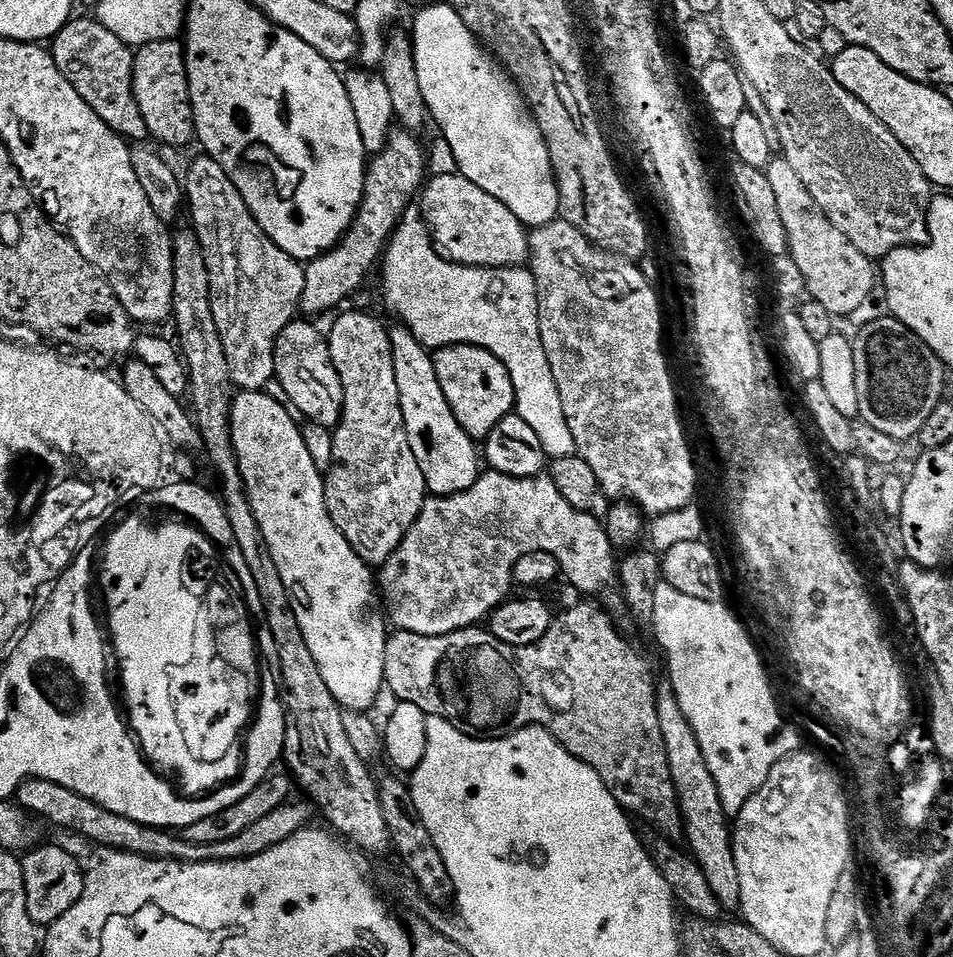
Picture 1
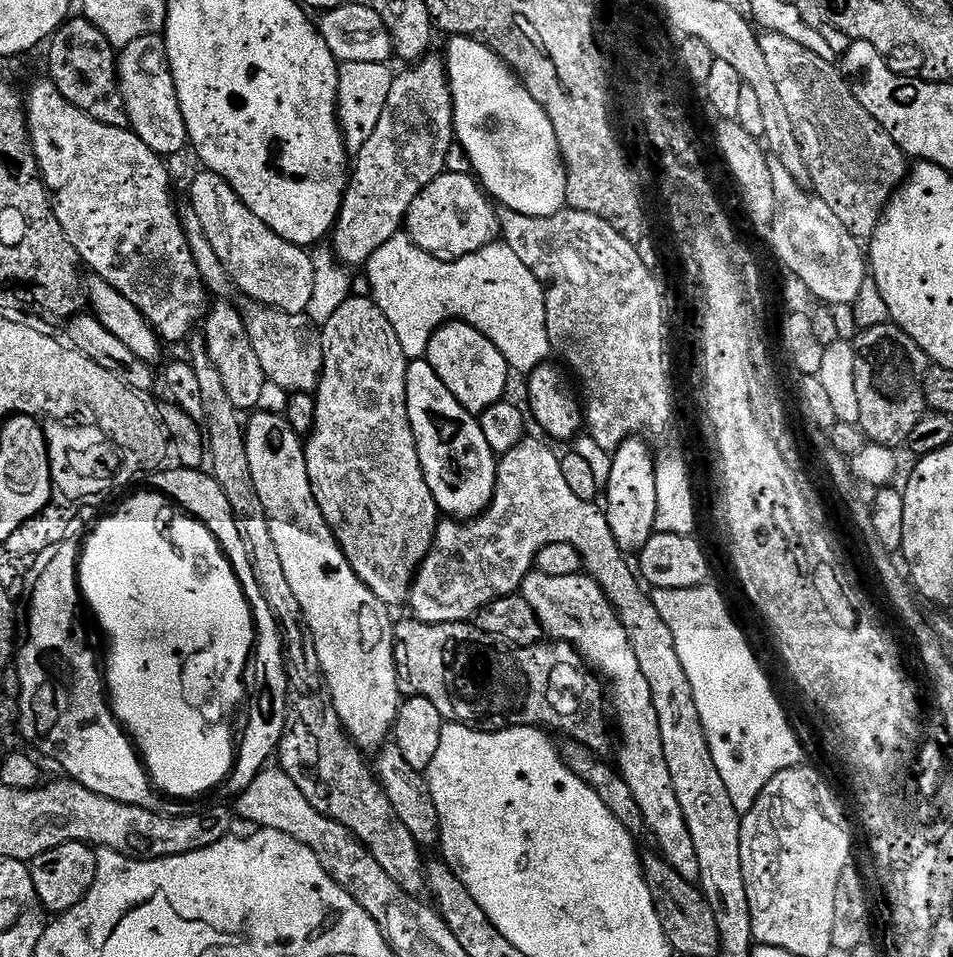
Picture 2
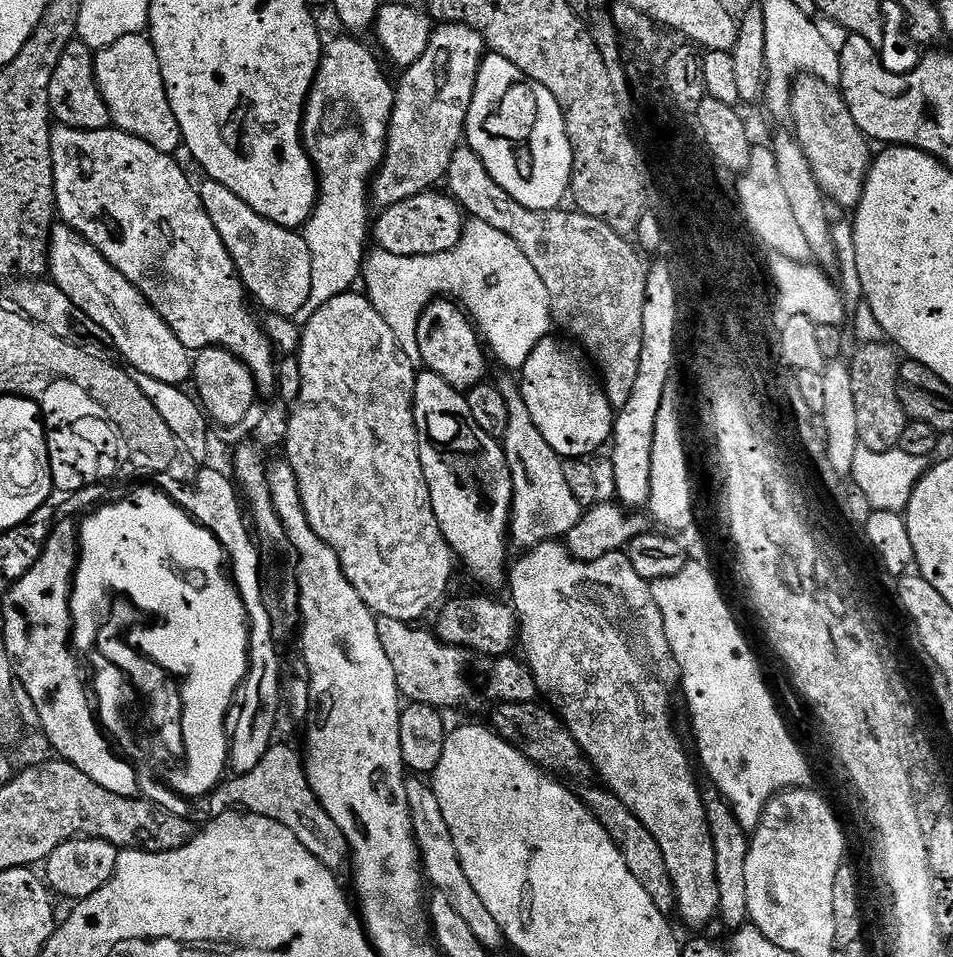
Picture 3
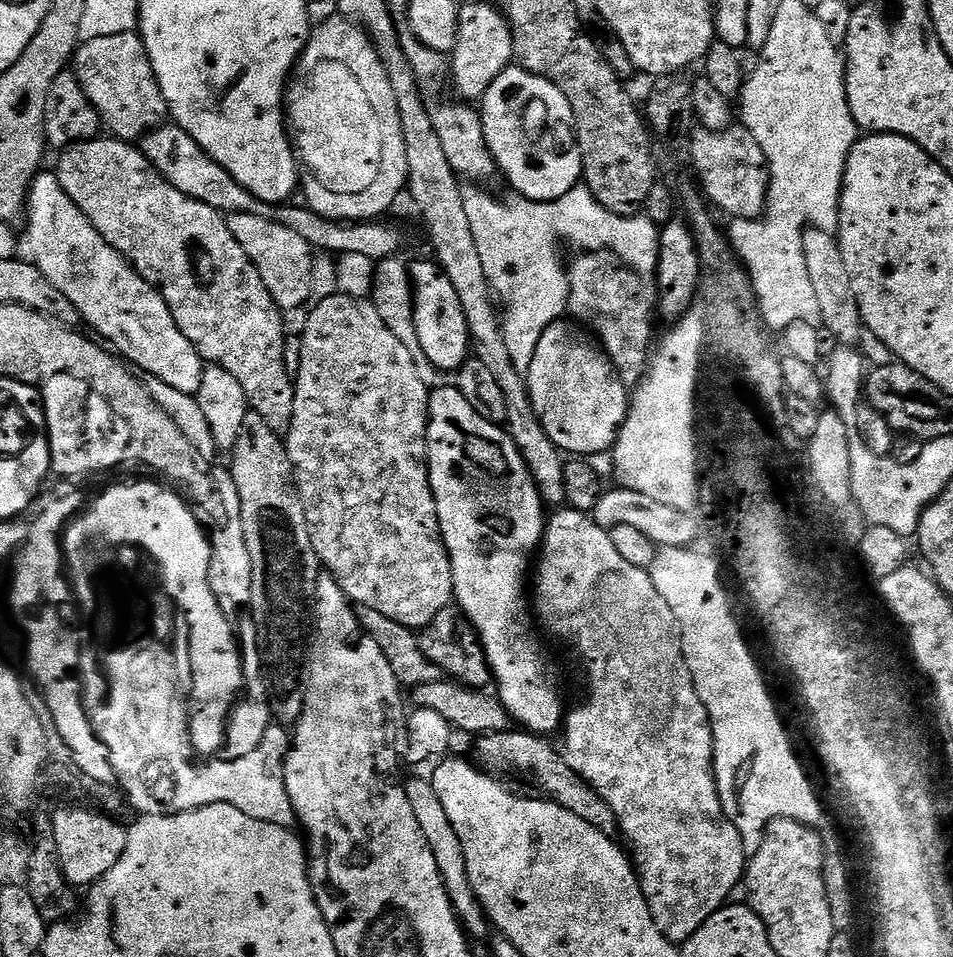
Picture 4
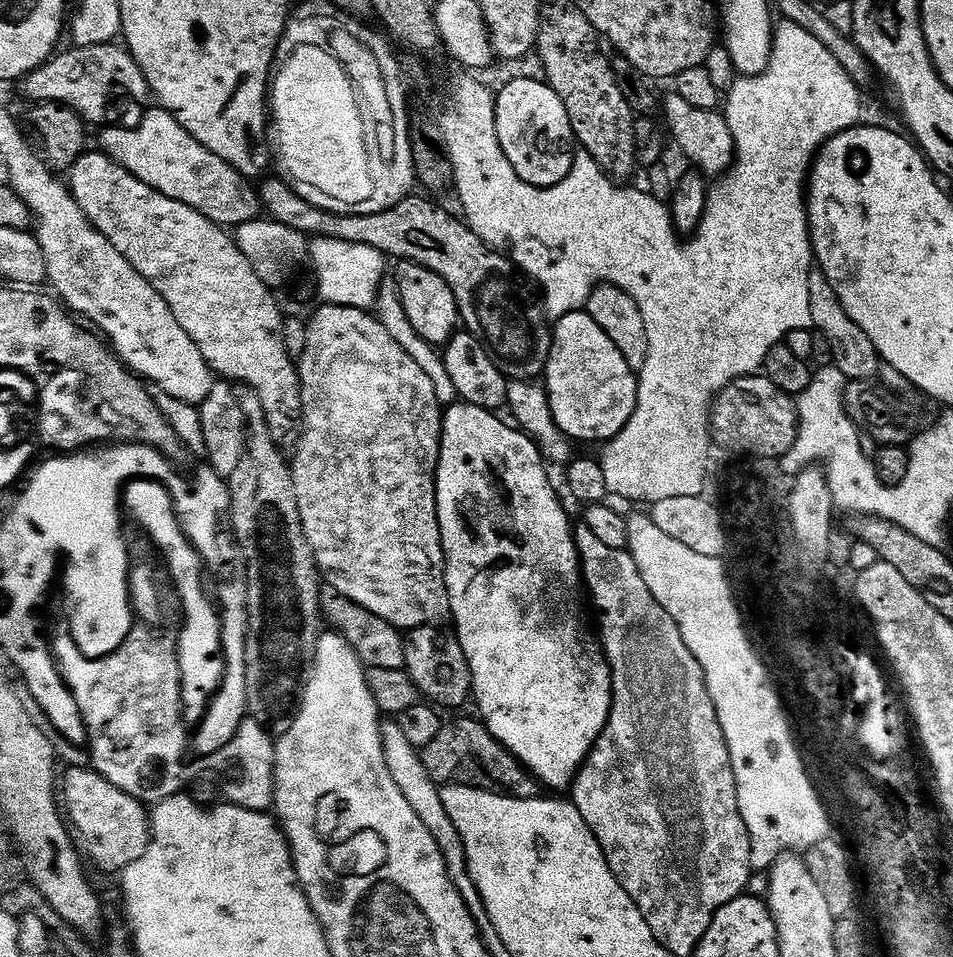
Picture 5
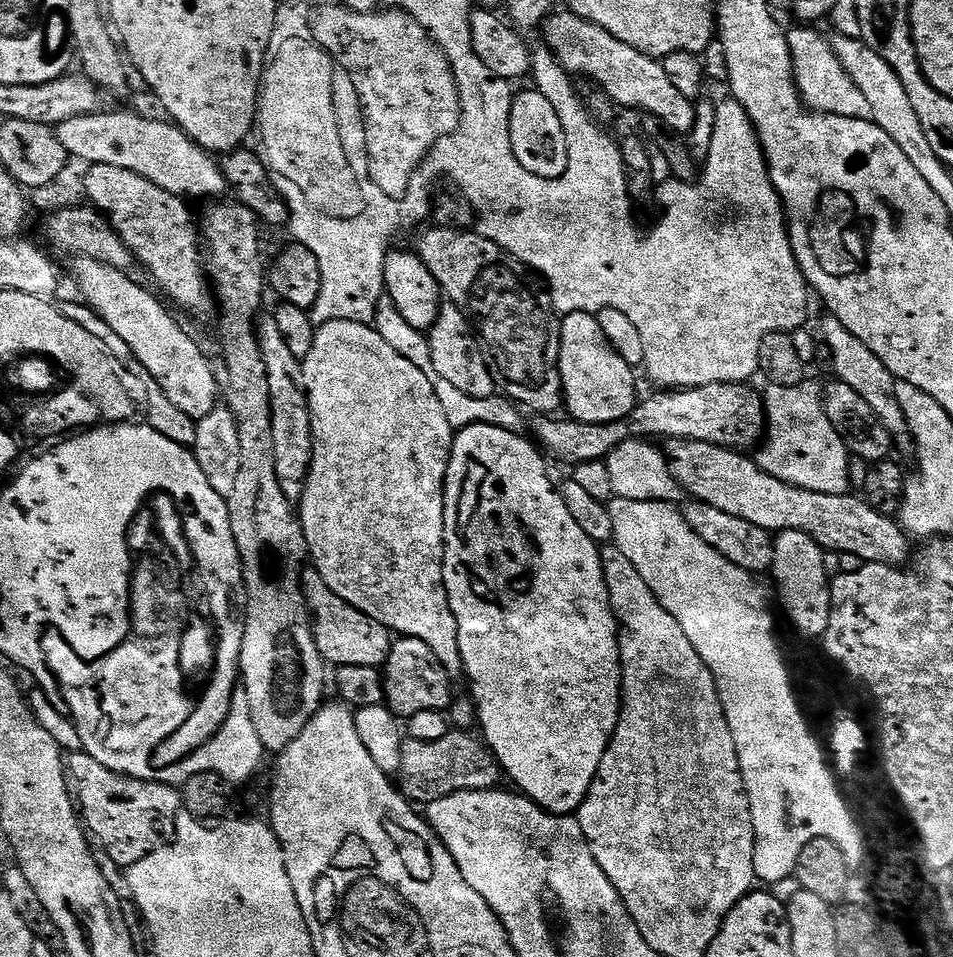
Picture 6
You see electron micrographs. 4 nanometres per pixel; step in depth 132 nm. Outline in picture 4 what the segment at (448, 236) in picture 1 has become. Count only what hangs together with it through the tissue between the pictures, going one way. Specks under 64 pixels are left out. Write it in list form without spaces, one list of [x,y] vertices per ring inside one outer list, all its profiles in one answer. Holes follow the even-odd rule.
[[[161,126],[154,129],[153,132],[149,132],[147,136],[143,137],[142,151],[144,157],[162,174],[162,178],[166,178],[166,182],[170,182],[170,186],[182,190],[182,194],[186,194],[198,202],[206,202],[206,206],[218,210],[221,214],[249,212],[258,218],[272,220],[275,224],[286,226],[286,230],[294,230],[294,234],[300,235],[301,238],[306,238],[308,245],[317,253],[339,254],[340,256],[358,254],[362,258],[370,258],[373,262],[388,262],[395,257],[392,255],[404,244],[403,234],[392,224],[380,224],[384,222],[337,222],[318,215],[317,212],[312,211],[307,206],[299,208],[296,202],[274,205],[267,204],[261,200],[255,200],[245,188],[238,186],[238,182],[234,182],[234,178],[229,172],[222,170],[222,166],[218,166],[218,162],[214,162],[206,154],[206,150],[202,150],[202,146],[198,146],[198,142],[194,142],[194,138],[190,138],[190,134],[186,134],[186,130],[181,128]]]

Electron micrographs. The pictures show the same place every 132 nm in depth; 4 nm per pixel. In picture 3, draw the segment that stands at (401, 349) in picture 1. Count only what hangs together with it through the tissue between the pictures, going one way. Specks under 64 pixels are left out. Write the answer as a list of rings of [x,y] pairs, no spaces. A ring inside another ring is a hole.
[[[427,370],[421,371],[419,375],[417,375],[412,413],[416,419],[416,433],[418,434],[418,450],[422,458],[422,470],[426,474],[426,482],[430,486],[430,502],[434,506],[434,514],[438,518],[438,526],[442,530],[446,542],[452,548],[453,553],[458,557],[459,563],[461,560],[461,562],[472,571],[472,576],[478,583],[485,584],[488,588],[496,588],[499,584],[503,585],[506,580],[506,564],[504,568],[504,539],[506,541],[509,539],[510,521],[512,519],[512,479],[510,478],[510,470],[506,462],[503,443],[494,439],[490,434],[486,434],[486,430],[478,430],[478,426],[474,422],[474,417],[470,414],[468,397],[463,391],[451,388],[445,380],[438,378],[438,374]]]

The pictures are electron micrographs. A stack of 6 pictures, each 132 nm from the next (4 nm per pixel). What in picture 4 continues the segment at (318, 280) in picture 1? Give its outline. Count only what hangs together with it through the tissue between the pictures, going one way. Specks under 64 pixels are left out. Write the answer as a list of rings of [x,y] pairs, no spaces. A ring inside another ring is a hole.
[[[495,3],[463,5],[458,12],[456,45],[450,53],[450,80],[455,95],[464,102],[483,101],[492,83],[513,64],[512,31]]]

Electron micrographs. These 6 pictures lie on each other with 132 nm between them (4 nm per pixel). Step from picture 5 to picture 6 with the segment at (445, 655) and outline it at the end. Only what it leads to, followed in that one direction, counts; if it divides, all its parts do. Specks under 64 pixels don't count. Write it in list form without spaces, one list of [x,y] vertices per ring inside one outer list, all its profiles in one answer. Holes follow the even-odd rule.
[[[405,636],[393,643],[382,669],[382,679],[384,704],[397,718],[407,718],[422,710],[439,712],[447,709],[454,699],[453,681],[438,662],[434,650],[413,636]]]

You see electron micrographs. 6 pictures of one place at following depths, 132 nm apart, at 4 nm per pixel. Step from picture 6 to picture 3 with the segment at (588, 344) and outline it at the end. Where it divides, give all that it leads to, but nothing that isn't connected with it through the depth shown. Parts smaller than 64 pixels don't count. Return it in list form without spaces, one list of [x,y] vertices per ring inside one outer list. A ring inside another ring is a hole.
[[[545,338],[534,346],[518,376],[520,393],[542,438],[561,458],[592,458],[612,438],[614,409],[583,348],[571,339]]]

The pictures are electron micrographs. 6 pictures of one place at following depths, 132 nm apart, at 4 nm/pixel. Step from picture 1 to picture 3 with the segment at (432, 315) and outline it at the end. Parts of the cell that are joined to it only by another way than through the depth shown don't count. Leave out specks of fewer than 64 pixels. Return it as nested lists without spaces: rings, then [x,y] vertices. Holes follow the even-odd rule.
[[[469,219],[455,248],[431,257],[432,268],[425,270],[424,280],[416,276],[408,277],[408,264],[410,260],[407,256],[369,251],[363,260],[362,284],[364,282],[363,291],[374,310],[378,310],[386,326],[394,330],[394,338],[402,354],[410,358],[410,366],[419,369],[422,364],[416,331],[430,303],[428,292],[443,294],[459,302],[490,352],[492,347],[497,362],[515,370],[523,369],[534,346],[549,335],[548,327],[553,327],[550,298],[542,278],[538,278],[538,270],[530,266],[530,258],[522,254],[518,242],[514,242],[510,234],[494,230],[494,226],[489,226],[487,222]]]

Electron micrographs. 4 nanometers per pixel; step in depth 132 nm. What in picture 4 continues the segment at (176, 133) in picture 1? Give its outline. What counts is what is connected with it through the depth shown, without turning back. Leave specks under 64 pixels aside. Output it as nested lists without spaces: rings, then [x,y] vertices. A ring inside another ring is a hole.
[[[136,32],[83,41],[76,49],[74,71],[86,98],[98,110],[101,125],[107,131],[109,128],[115,139],[139,141],[169,119],[166,98],[162,98],[154,66],[150,66],[144,39]]]

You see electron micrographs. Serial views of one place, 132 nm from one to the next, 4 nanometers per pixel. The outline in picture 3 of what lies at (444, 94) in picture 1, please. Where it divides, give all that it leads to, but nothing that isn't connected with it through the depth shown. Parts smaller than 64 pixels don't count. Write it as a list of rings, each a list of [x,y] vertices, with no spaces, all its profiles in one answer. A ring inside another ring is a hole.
[[[495,54],[485,55],[478,70],[474,86],[474,98],[468,111],[466,129],[467,147],[473,148],[482,158],[490,178],[522,206],[530,210],[559,208],[565,202],[572,186],[572,147],[566,130],[566,122],[554,94],[538,82],[534,82],[514,62]]]

